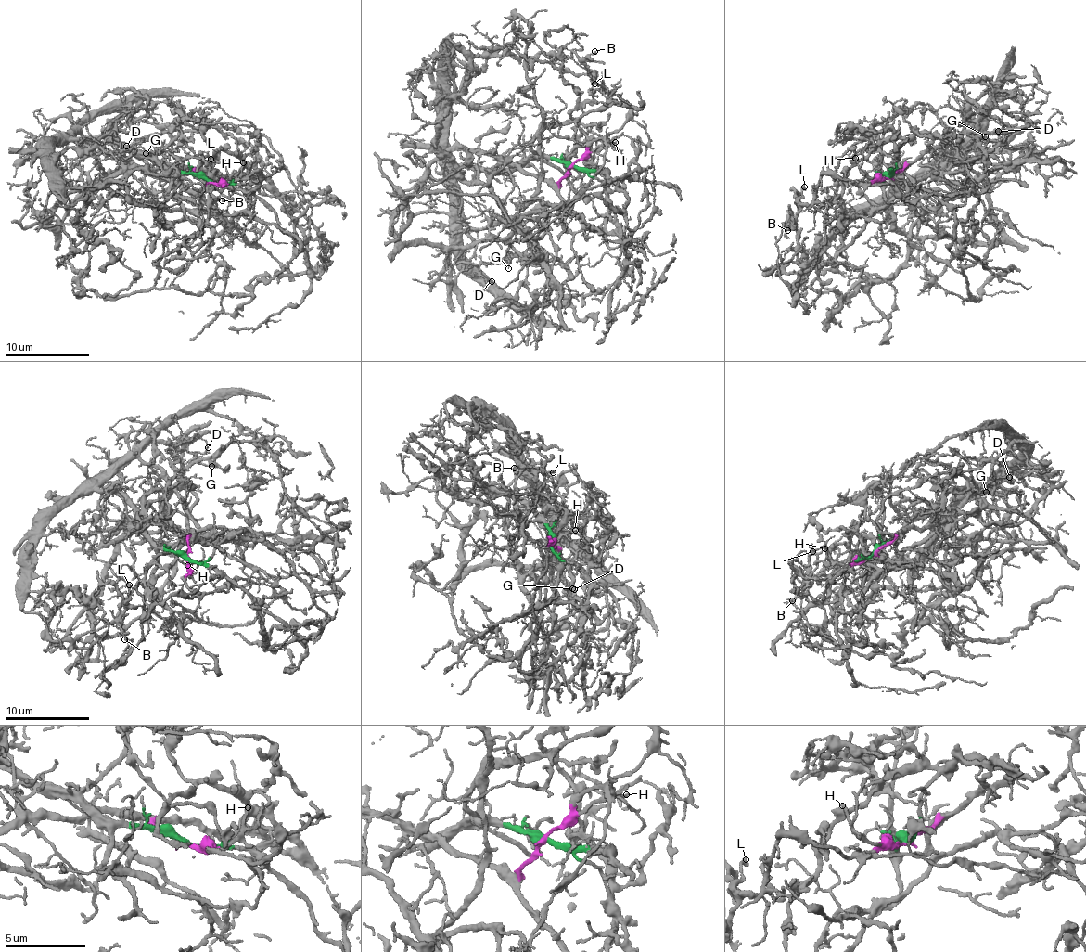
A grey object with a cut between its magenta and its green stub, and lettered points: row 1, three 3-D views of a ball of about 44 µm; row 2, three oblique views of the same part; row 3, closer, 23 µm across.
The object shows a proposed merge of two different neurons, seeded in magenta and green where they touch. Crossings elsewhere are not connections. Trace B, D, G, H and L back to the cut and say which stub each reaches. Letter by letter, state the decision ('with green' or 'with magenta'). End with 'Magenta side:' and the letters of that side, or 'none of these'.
B: with magenta
D: with green
G: with green
H: with magenta
L: with magenta
Magenta side: B, H, L

